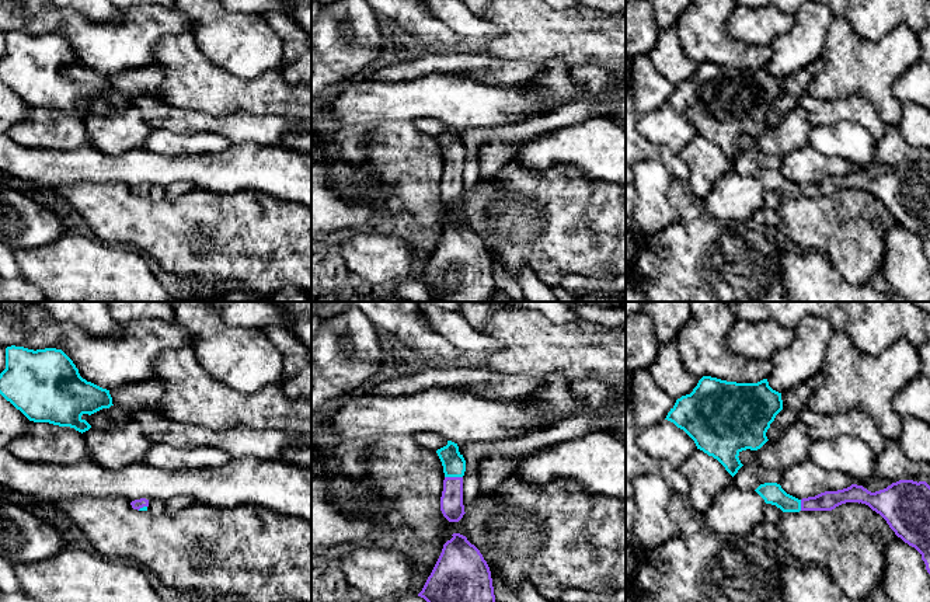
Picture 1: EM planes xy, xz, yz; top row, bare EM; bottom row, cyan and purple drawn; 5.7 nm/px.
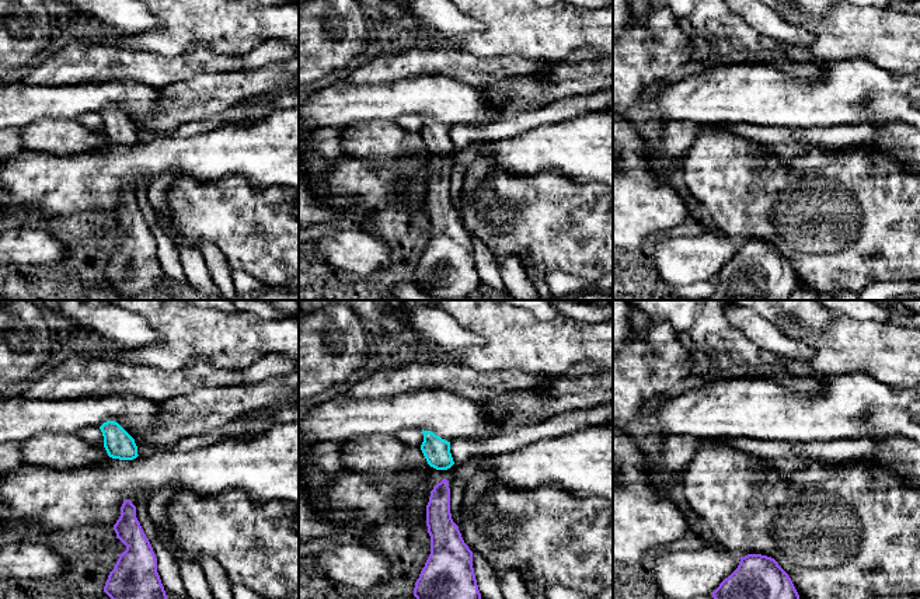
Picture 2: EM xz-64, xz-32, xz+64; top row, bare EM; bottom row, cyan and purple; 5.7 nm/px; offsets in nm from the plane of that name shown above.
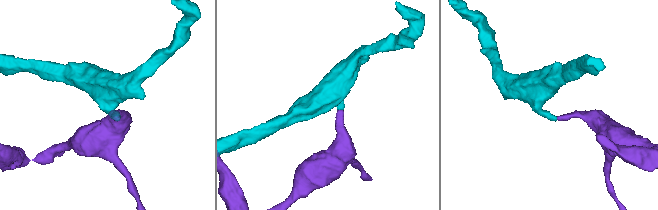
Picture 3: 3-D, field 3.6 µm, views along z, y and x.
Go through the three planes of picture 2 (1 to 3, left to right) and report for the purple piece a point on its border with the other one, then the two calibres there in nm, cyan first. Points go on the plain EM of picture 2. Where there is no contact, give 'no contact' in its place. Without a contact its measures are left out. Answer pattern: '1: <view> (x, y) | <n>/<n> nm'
1: no contact
2: no contact
3: no contact

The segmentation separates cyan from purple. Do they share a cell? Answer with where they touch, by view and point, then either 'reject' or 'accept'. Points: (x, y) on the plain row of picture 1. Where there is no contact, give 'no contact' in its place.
xz (453, 162) | accept

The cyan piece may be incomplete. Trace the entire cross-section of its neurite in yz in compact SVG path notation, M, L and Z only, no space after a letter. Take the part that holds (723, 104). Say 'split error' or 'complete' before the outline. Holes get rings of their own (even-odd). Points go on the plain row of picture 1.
complete; M703 62L690 80L676 86L665 105L683 115L697 135L717 145L734 163L743 152L739 139L746 135L757 136L769 126L766 118L781 95L781 79L773 76L767 65L736 69Z

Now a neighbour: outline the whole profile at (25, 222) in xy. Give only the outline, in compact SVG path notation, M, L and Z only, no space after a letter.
M0 178L0 243L11 250L29 250L59 239L70 227L62 208L15 189Z

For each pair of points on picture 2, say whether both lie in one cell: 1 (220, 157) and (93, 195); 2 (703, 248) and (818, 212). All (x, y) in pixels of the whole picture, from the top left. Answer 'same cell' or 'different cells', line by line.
1: same cell
2: different cells

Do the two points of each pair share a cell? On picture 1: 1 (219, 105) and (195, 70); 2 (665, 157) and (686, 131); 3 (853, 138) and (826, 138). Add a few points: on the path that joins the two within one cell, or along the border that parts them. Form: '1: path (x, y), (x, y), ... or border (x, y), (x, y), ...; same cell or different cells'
1: path (215, 97), (197, 79); same cell
2: border (641, 135), (669, 148), (678, 155); different cells
3: path (846, 138), (833, 138); same cell

